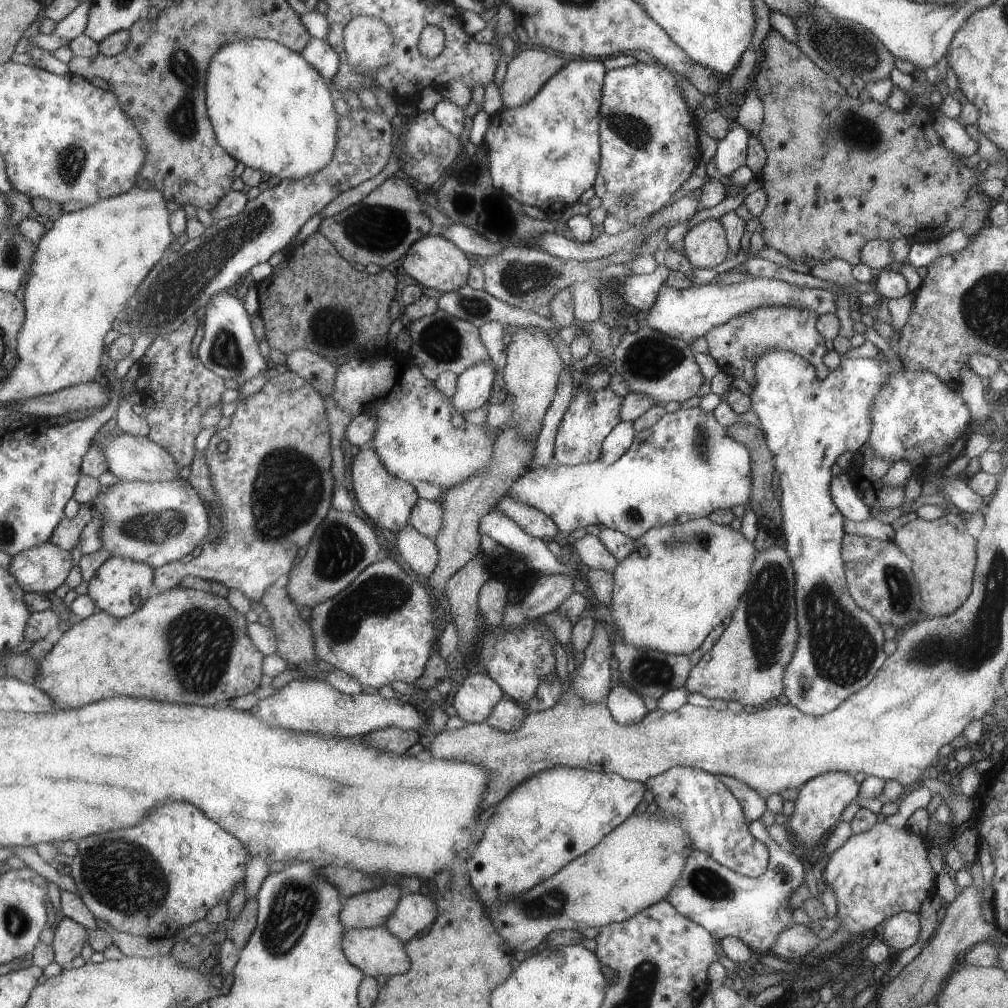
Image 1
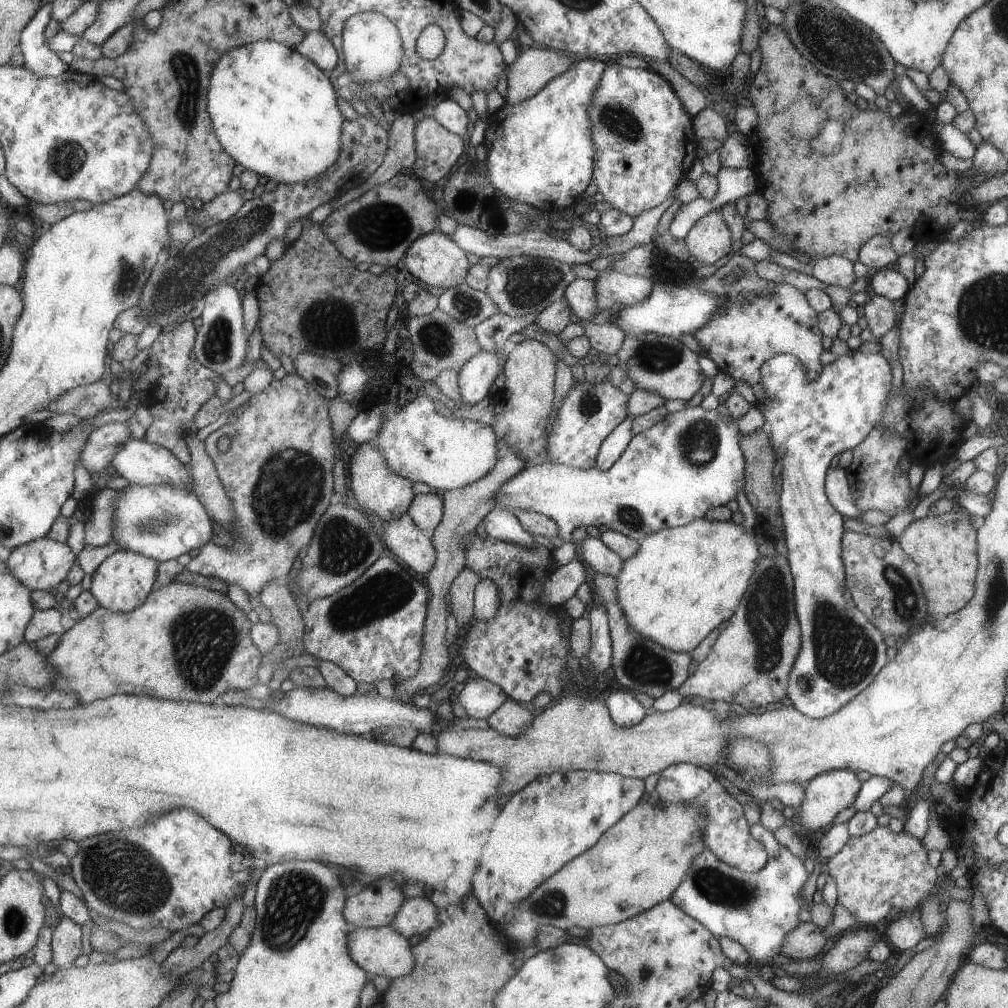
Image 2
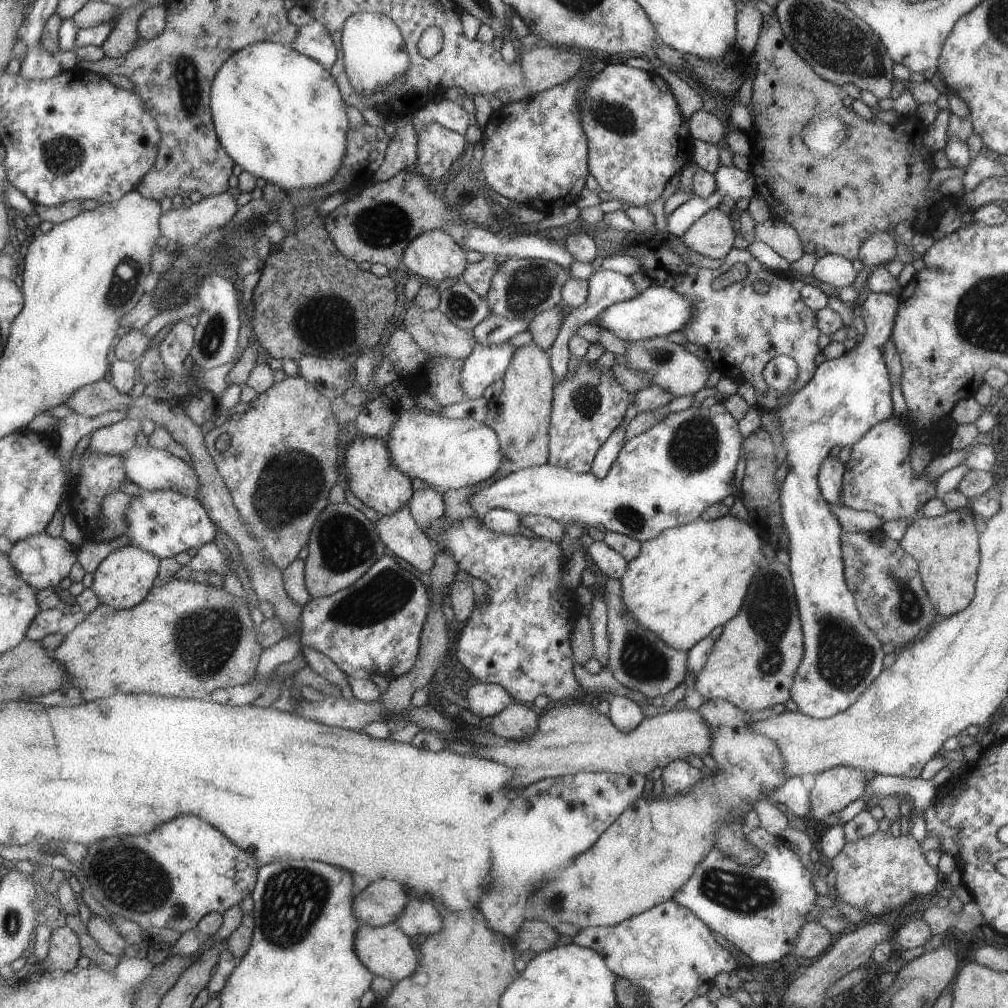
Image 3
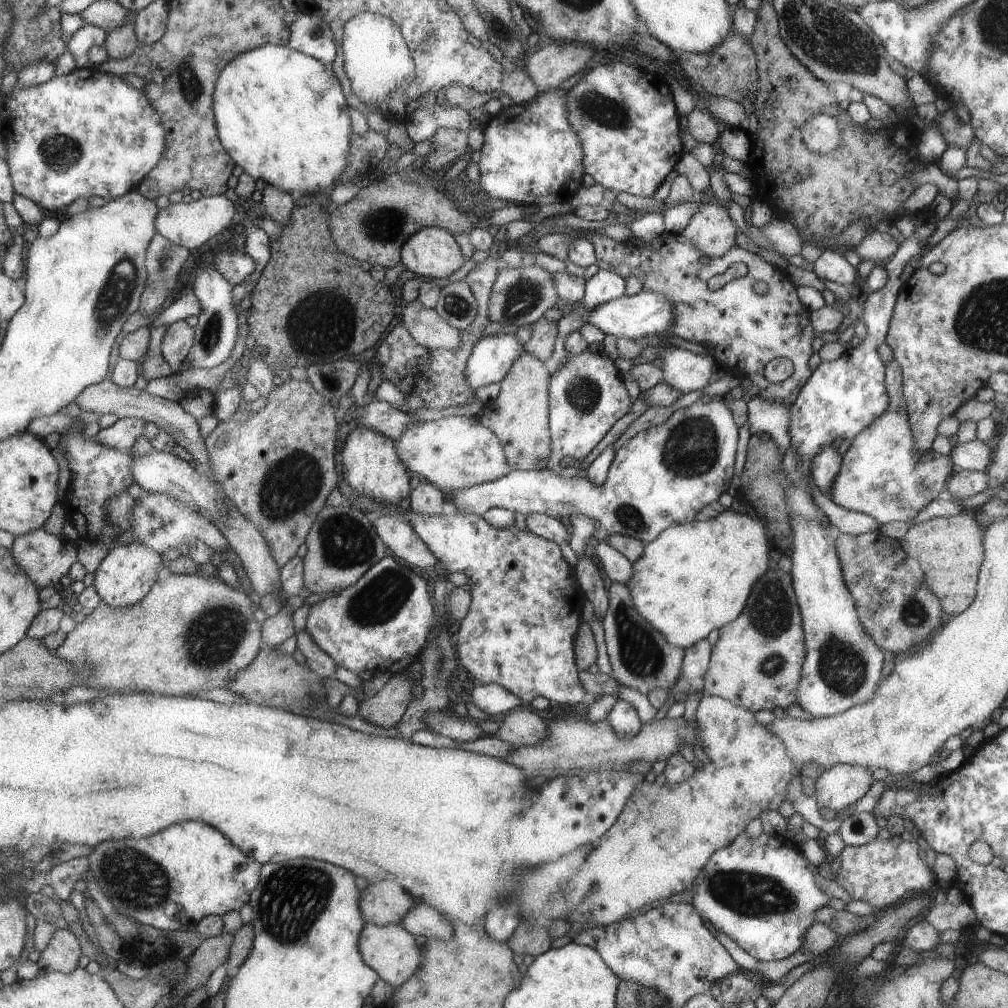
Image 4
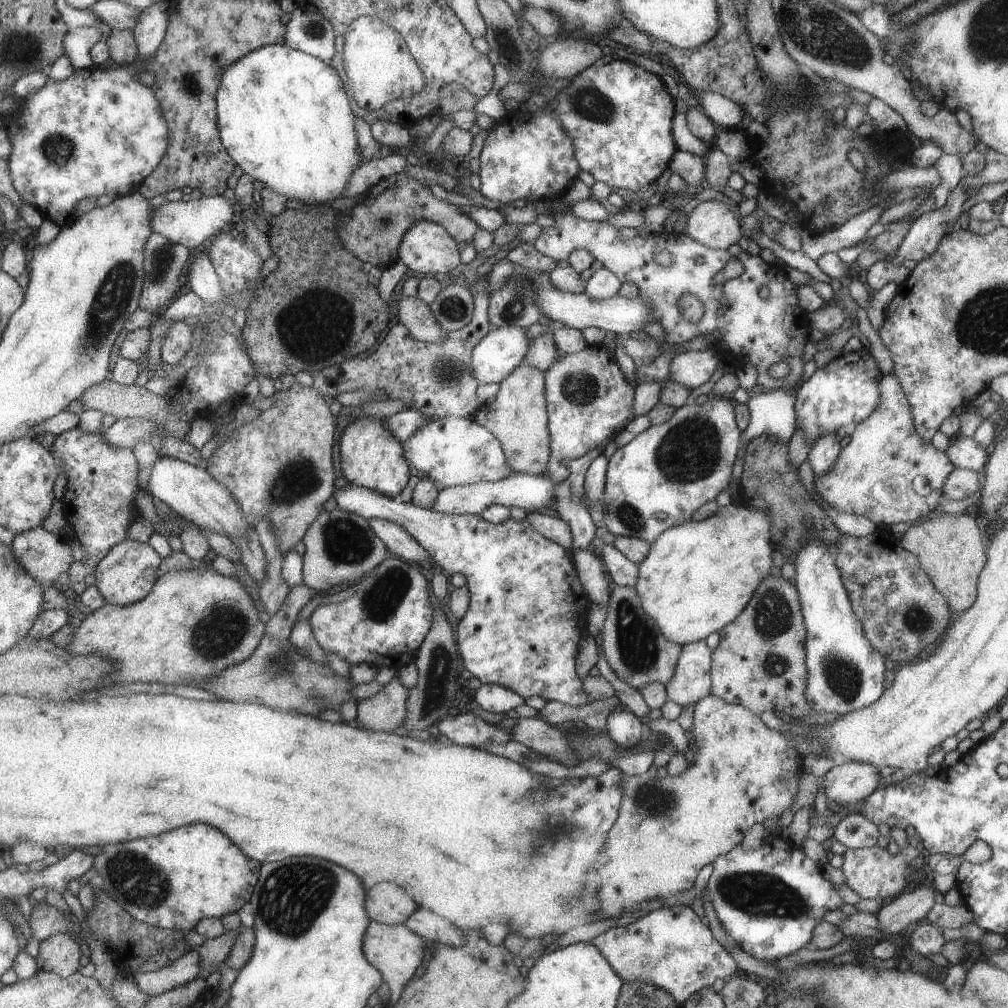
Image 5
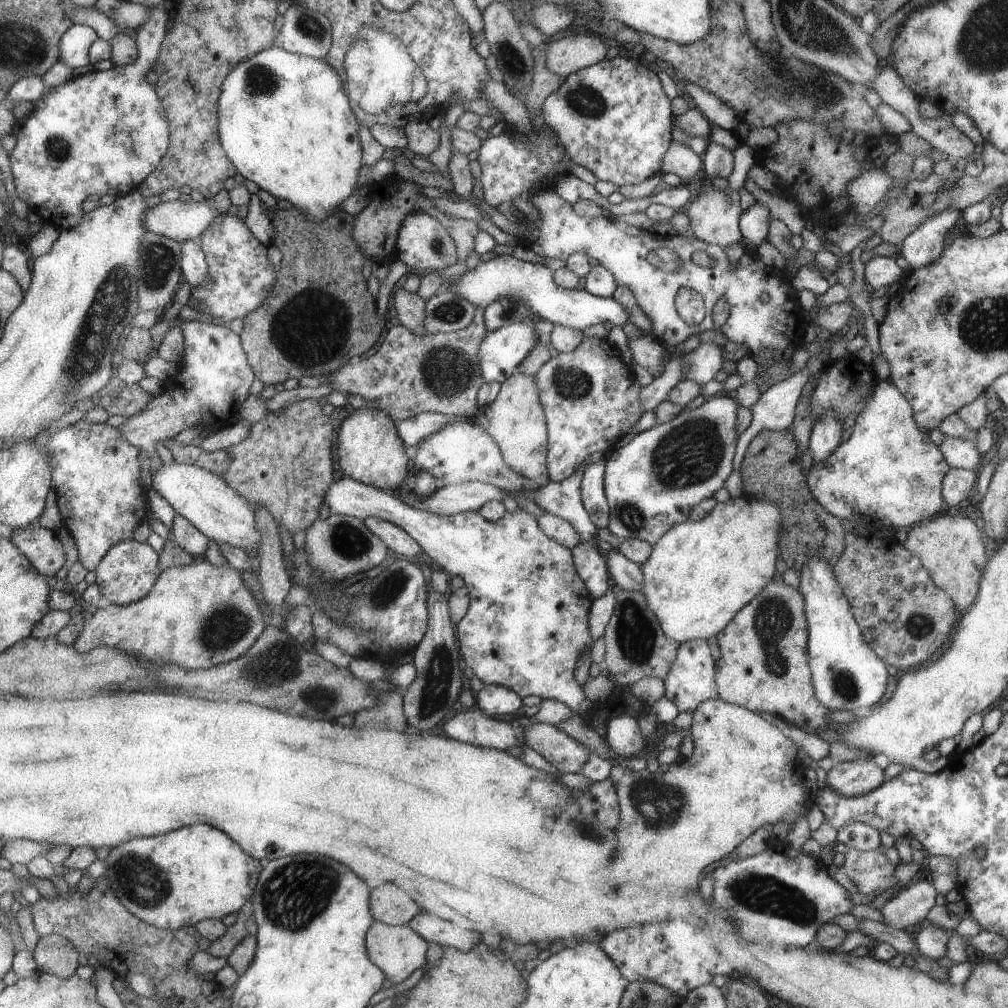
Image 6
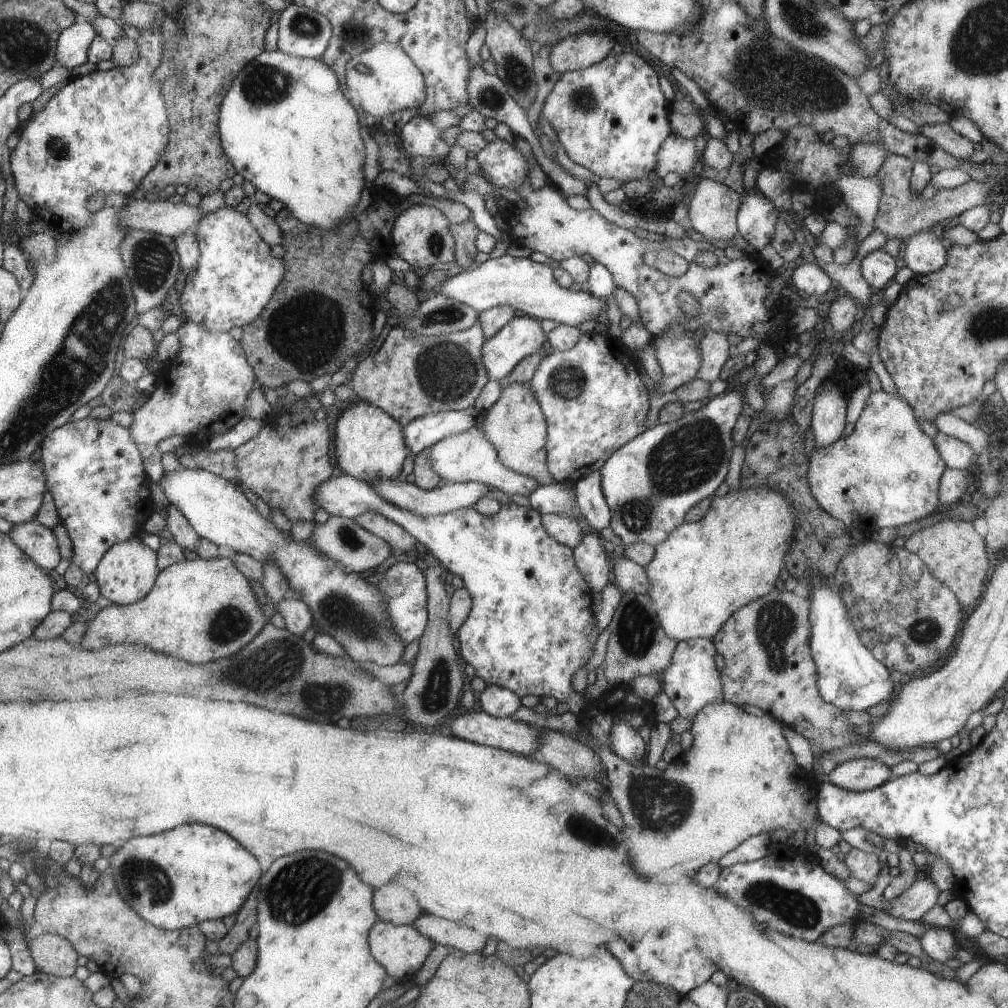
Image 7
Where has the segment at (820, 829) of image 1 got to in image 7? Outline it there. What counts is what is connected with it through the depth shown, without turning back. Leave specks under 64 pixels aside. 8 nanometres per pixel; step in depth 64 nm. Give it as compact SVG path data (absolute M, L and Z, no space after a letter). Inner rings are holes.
M852 759L837 764L825 779L837 788L862 792L872 790L885 783L889 776L889 767L875 759Z

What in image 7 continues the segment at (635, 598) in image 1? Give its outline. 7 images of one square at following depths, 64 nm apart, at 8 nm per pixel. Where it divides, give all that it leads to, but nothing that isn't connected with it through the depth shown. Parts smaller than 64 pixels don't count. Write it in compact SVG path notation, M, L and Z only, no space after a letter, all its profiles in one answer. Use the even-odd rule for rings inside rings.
M738 488L734 492L728 492L723 497L718 498L713 496L707 514L705 514L699 521L691 523L685 521L680 526L677 526L675 530L663 540L663 542L654 547L654 554L651 561L643 567L648 581L648 592L646 593L646 596L653 604L653 609L662 632L677 643L686 639L711 640L739 608L744 607L745 604L748 604L754 599L760 598L762 595L773 590L775 578L777 578L777 574L779 574L779 562L781 562L781 558L785 558L787 552L789 552L789 546L791 546L795 528L797 528L797 518L795 518L795 513L792 512L791 502L789 502L788 498L785 497L783 493L775 489Z

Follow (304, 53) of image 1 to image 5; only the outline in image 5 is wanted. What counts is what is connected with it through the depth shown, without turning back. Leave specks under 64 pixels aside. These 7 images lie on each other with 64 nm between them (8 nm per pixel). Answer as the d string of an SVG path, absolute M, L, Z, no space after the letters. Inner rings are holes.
M295 7L285 24L287 48L328 61L333 56L335 33L332 24L314 10Z

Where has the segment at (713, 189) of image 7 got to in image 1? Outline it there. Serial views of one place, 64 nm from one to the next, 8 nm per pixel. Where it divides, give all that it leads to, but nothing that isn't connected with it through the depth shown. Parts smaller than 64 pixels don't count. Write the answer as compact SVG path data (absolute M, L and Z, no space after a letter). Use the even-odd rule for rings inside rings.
M707 218L692 226L681 242L685 257L695 268L711 268L723 262L727 254L725 232L715 218Z

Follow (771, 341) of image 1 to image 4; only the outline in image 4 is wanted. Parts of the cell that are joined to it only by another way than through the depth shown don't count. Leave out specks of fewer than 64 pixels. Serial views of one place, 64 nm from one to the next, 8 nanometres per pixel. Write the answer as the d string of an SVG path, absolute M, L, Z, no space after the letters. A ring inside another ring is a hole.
M584 231L581 232L581 234L577 235L577 238L575 238L575 240L577 239L589 240L589 242L591 242L591 246L593 246L596 260L603 260L603 262L607 264L606 268L613 272L613 274L617 274L617 276L621 276L621 278L624 279L635 277L642 283L641 291L656 292L657 294L663 294L663 296L669 298L669 300L673 303L673 308L675 309L677 317L676 320L673 320L673 322L669 324L667 331L670 332L671 335L673 334L673 336L677 336L679 338L683 338L683 340L687 340L687 342L698 343L704 346L706 352L710 354L711 358L713 358L715 368L718 367L719 369L722 369L725 373L729 373L730 375L734 375L738 378L744 376L749 378L749 380L751 380L751 384L757 386L758 393L756 394L756 396L759 396L759 398L763 398L763 400L775 400L775 402L785 402L785 404L790 405L792 403L792 400L798 395L798 392L799 390L801 390L803 384L807 382L807 378L809 378L809 375L812 371L812 368L809 368L808 365L808 360L811 358L813 352L813 348L811 348L811 341L814 338L813 336L815 336L815 334L813 334L814 330L812 327L811 313L808 311L808 309L804 307L804 304L801 304L797 286L794 285L792 281L788 280L788 278L782 273L781 269L773 267L771 266L771 264L767 264L767 262L763 262L763 260L761 260L761 258L759 258L759 256L757 256L756 254L744 251L739 247L729 248L729 250L725 252L724 255L717 256L717 258L709 258L707 254L701 254L703 257L708 259L708 263L700 263L697 260L699 250L697 250L695 246L692 246L689 242L687 242L682 234L673 235L663 232L655 236L655 238L653 238L650 242L645 242L643 239L636 237L632 237L627 241L619 242L612 238L611 235L603 235L602 232L601 234L599 234L595 231ZM732 262L743 262L745 266L747 266L748 270L745 276L727 282L723 287L716 291L709 291L709 288L707 288L707 279L713 276L714 274L719 274L723 272L725 268L727 268L727 266L729 266ZM754 282L764 282L768 286L767 292L763 292L763 294L756 294L755 292L753 292L751 286ZM779 357L785 357L792 361L792 375L788 376L788 378L782 382L769 382L764 377L764 366L770 360Z

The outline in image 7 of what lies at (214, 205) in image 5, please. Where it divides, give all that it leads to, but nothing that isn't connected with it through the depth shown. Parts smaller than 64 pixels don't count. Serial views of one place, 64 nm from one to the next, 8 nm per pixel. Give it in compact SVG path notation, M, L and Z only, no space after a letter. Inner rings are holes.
M156 197L153 201L145 198L144 200L136 200L125 211L122 211L122 227L131 229L140 229L143 231L150 231L157 235L164 235L165 237L175 239L177 236L186 233L195 233L197 231L199 222L206 216L205 212L201 212L195 206L186 205L179 202L173 204L169 200L158 200Z

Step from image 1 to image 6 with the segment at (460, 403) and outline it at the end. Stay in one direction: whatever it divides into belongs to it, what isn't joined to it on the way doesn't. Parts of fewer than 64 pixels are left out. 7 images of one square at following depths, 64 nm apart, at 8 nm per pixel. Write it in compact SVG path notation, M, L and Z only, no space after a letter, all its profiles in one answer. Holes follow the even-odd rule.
M534 322L510 323L489 331L477 352L485 383L503 383L536 344Z

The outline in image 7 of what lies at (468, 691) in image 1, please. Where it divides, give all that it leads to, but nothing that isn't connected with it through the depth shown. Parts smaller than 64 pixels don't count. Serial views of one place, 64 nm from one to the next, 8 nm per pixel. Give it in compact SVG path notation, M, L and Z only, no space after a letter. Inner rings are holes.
M487 685L479 694L479 706L482 712L493 717L509 717L520 707L520 699L508 689Z

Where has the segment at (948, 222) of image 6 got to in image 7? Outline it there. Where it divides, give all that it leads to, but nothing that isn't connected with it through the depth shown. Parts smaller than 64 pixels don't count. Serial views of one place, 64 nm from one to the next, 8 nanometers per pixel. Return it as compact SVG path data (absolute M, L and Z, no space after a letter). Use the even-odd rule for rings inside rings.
M933 225L909 236L901 245L900 256L913 275L923 276L935 272L946 262L946 246L931 230Z

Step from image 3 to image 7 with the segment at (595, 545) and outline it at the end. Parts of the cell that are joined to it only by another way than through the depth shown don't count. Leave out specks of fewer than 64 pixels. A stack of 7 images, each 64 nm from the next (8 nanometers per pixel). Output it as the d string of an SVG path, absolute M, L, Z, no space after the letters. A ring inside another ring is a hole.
M618 552L613 557L613 580L623 593L646 595L648 581L644 568L625 559Z

